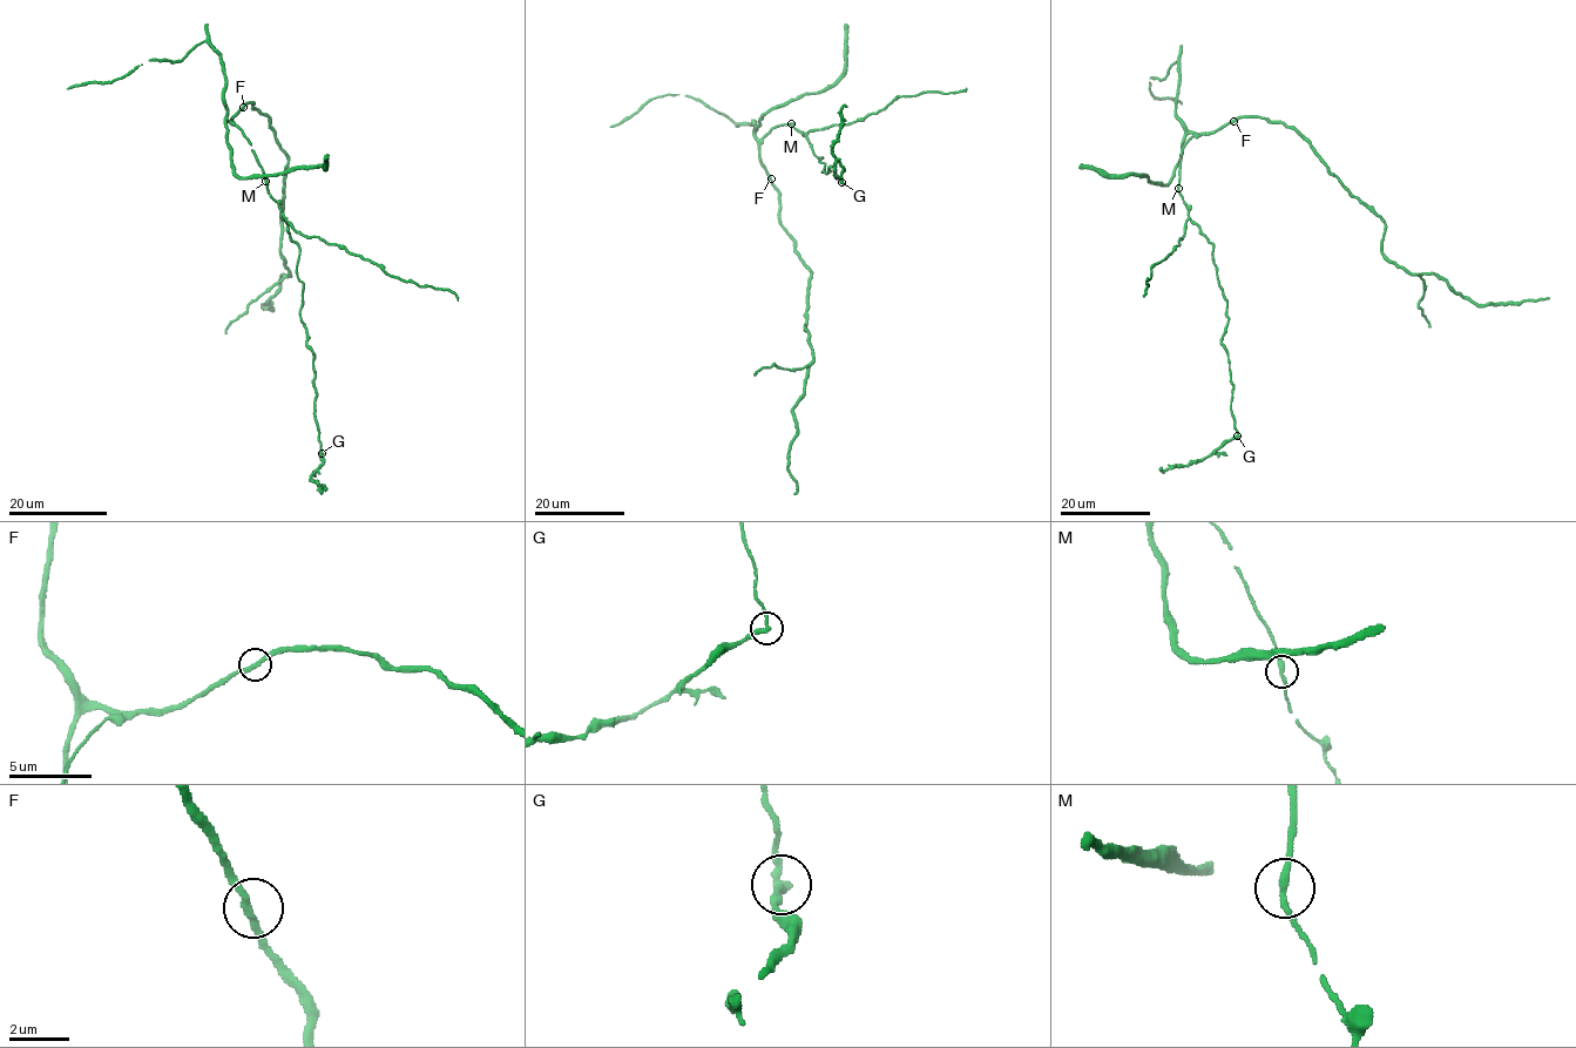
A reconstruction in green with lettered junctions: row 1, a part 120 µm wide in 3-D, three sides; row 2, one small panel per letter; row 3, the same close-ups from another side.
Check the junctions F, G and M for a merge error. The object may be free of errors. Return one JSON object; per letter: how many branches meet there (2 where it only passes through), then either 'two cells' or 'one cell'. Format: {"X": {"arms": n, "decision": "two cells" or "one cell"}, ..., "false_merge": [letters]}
{"F": {"arms": 2, "decision": "one cell"}, "G": {"arms": 2, "decision": "two cells"}, "M": {"arms": 2, "decision": "one cell"}, "false_merge": ["G"]}

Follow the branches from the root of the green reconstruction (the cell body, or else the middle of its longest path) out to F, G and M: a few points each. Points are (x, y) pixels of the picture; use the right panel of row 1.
F: (1209, 132), (1233, 121)
G: (1209, 132), (1196, 133), (1183, 148), (1178, 190), (1189, 217), (1213, 245), (1226, 301), (1221, 342), (1238, 437)
M: (1209, 132), (1196, 133), (1183, 148), (1178, 188)

